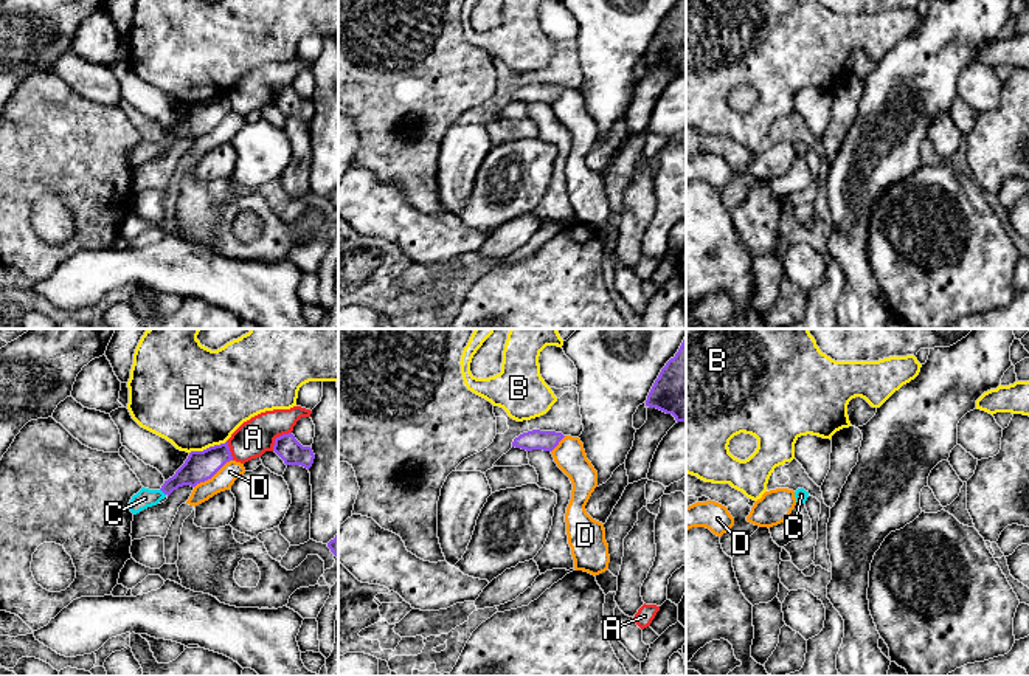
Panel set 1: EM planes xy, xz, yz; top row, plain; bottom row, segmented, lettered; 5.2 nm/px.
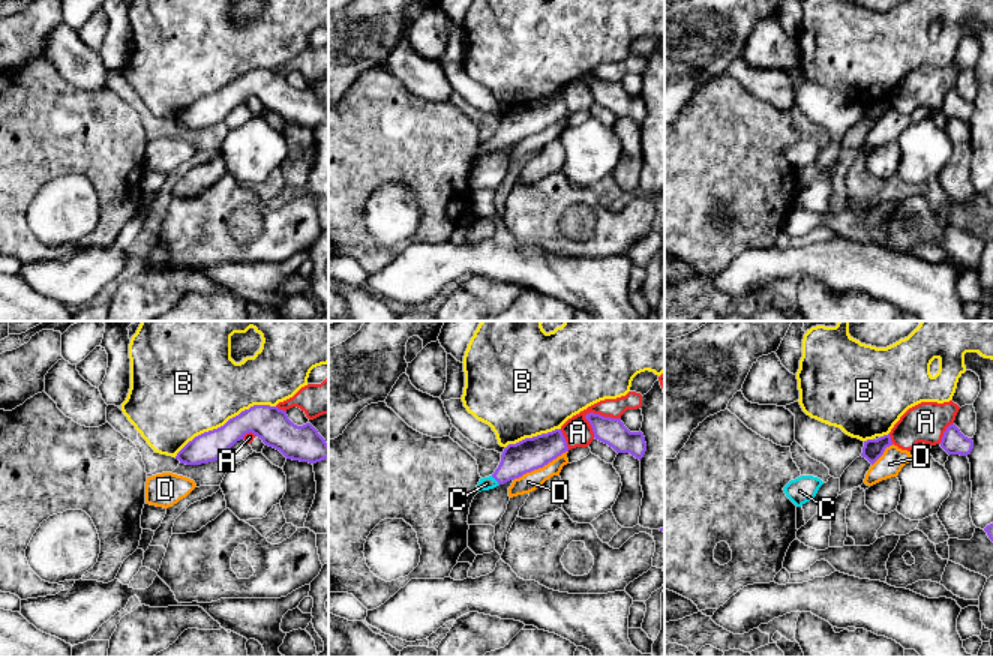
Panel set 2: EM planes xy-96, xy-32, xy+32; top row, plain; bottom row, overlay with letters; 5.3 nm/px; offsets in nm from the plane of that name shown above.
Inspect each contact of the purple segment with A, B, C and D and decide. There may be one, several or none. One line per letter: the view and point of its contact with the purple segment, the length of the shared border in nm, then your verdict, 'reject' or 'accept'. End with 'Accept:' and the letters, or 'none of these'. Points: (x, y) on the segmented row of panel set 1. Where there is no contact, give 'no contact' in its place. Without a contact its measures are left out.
A: xy (277, 438) | 140 nm | reject
B: xy (207, 448) | 200 nm | reject
C: xy (162, 490) | 50 nm | accept
D: xy (213, 475) | 240 nm | reject
Accept: C

